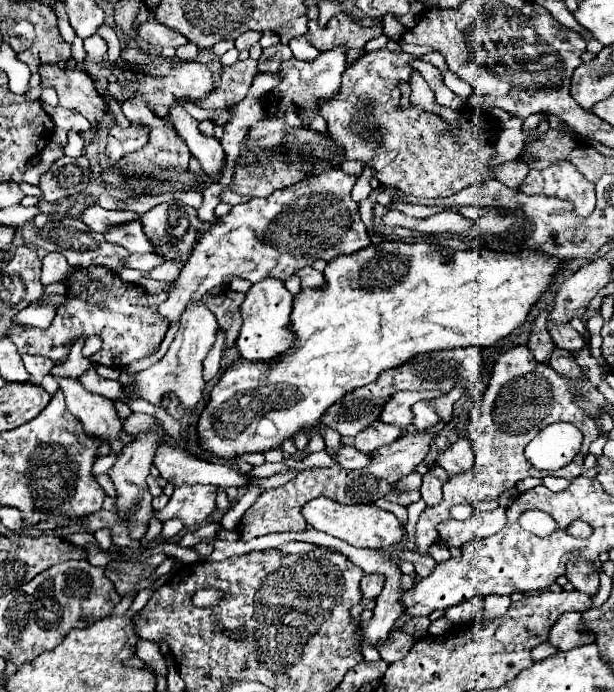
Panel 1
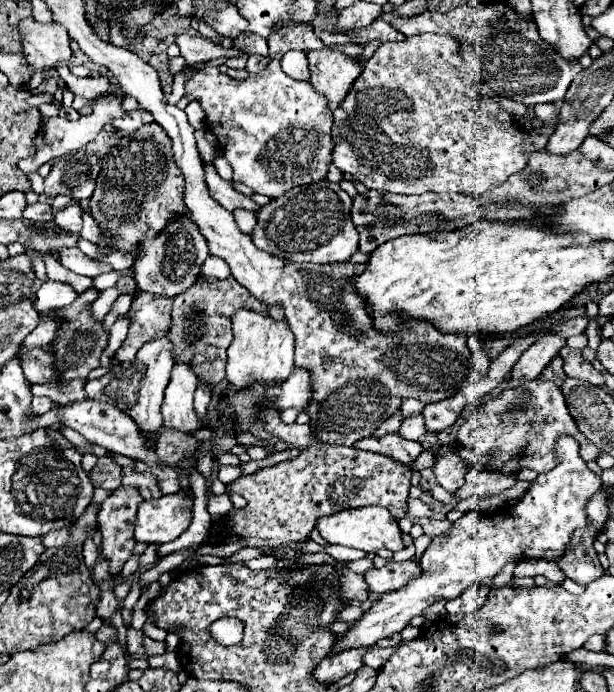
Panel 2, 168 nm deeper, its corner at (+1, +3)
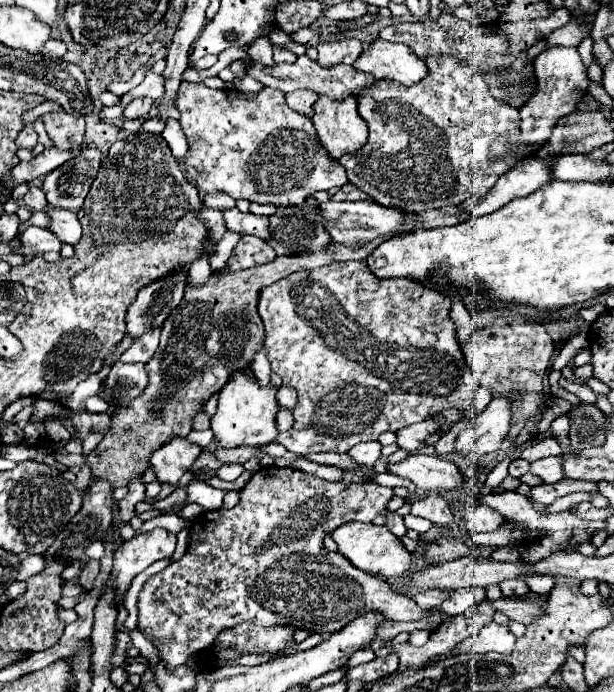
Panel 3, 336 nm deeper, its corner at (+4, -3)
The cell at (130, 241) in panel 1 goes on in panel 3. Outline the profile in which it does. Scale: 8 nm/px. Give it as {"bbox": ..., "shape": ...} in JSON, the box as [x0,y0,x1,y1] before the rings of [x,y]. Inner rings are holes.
{"bbox":[47,210,81,246],"shape":[[[49,210],[49,216],[51,216],[51,224],[47,228],[59,234],[59,238],[65,244],[75,246],[81,238],[81,222],[77,220],[77,214],[71,210]]]}

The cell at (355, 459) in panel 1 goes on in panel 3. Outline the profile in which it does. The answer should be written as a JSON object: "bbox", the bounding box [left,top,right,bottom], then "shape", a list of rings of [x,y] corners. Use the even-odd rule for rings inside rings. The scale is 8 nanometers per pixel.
{"bbox":[211,370,281,448],"shape":[[[239,370],[239,374],[231,376],[231,382],[219,392],[217,414],[211,418],[211,430],[223,448],[237,448],[247,444],[269,444],[277,438],[277,392],[281,386],[267,384],[259,386],[253,370]]]}

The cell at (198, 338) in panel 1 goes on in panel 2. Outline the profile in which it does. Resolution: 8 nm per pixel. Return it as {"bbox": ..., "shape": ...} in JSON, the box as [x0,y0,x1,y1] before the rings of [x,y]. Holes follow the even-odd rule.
{"bbox":[162,364,200,432],"shape":[[[174,364],[170,384],[164,394],[162,404],[162,428],[176,428],[180,432],[196,432],[200,422],[194,414],[192,400],[198,386],[198,378],[194,376],[192,368],[186,364]]]}

